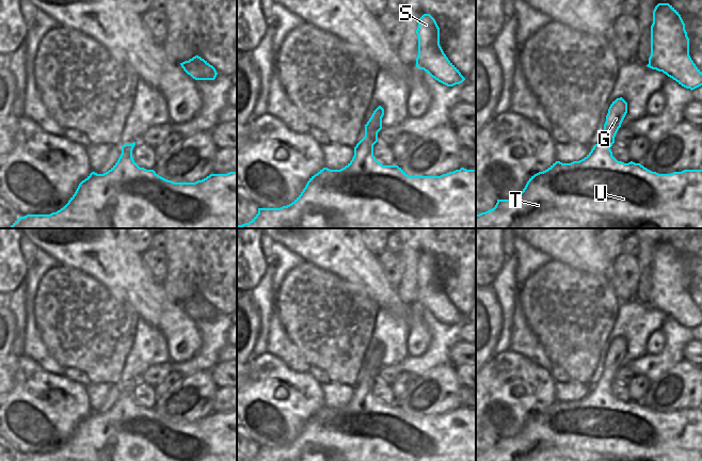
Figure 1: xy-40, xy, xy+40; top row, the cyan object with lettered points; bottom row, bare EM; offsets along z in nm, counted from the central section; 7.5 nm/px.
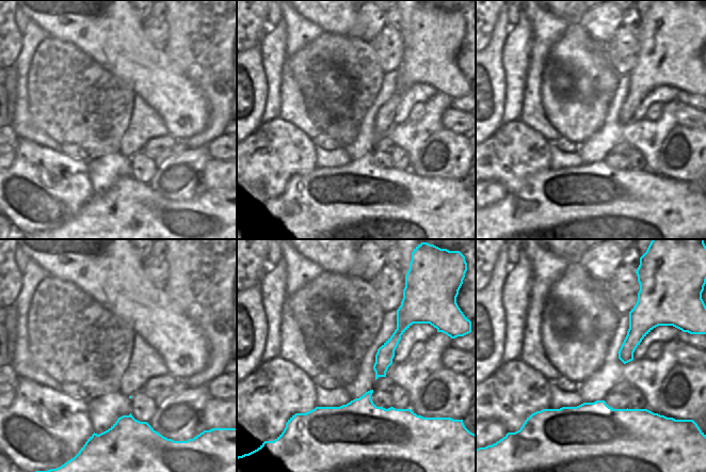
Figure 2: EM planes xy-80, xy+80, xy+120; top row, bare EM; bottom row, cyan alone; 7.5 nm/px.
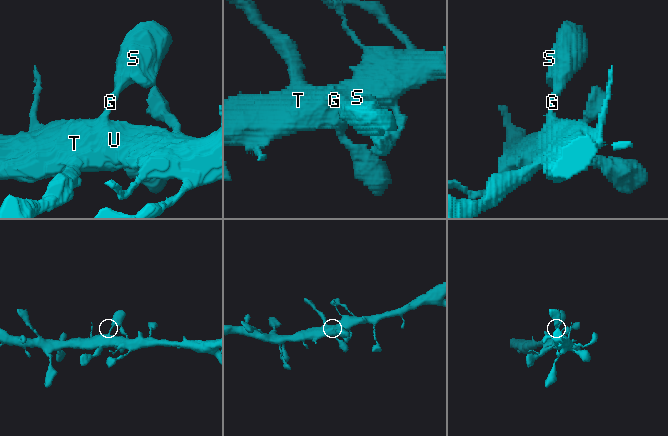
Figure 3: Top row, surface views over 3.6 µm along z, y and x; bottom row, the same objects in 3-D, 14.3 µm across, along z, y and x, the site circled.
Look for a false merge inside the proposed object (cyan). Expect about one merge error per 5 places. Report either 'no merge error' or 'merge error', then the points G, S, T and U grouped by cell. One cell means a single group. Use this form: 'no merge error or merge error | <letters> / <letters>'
no merge error | G S T U

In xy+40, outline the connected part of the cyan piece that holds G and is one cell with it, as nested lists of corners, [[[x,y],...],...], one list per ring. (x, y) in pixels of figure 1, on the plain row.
[[[622,336],[617,337],[608,348],[606,361],[604,363],[604,371],[600,380],[584,398],[571,402],[556,400],[547,409],[531,415],[525,427],[515,436],[511,439],[497,439],[494,447],[476,454],[476,461],[702,461],[702,409],[684,409],[671,413],[658,413],[648,409],[640,402],[635,402],[633,400],[624,402],[618,400],[612,395],[610,386],[615,382],[615,376],[626,352],[627,341]]]

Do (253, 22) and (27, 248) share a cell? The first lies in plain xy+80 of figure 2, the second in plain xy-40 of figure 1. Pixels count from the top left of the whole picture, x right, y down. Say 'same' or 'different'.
different

